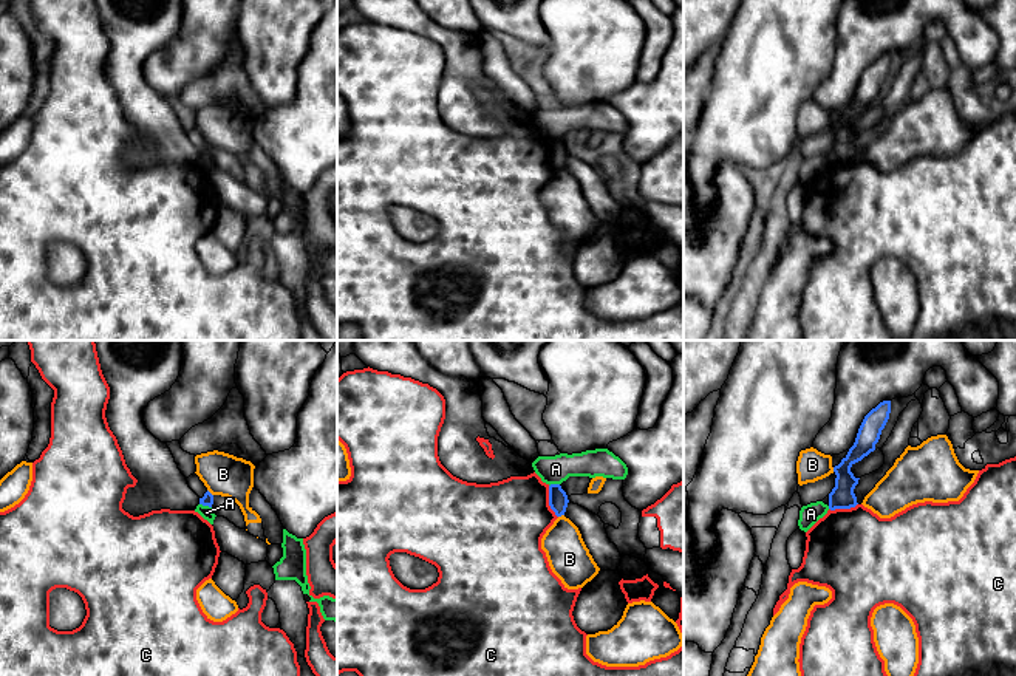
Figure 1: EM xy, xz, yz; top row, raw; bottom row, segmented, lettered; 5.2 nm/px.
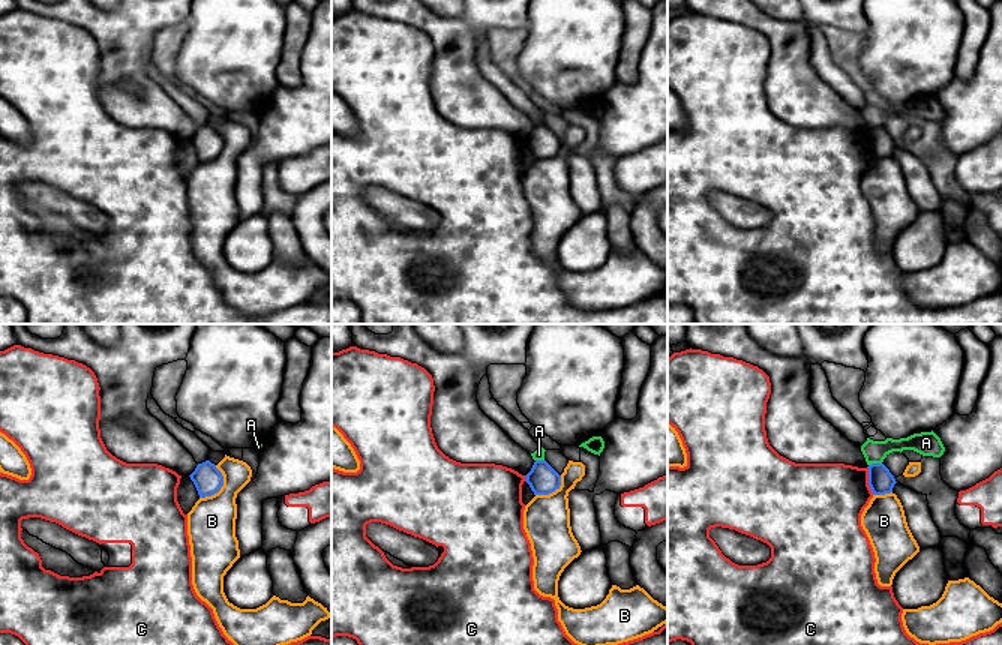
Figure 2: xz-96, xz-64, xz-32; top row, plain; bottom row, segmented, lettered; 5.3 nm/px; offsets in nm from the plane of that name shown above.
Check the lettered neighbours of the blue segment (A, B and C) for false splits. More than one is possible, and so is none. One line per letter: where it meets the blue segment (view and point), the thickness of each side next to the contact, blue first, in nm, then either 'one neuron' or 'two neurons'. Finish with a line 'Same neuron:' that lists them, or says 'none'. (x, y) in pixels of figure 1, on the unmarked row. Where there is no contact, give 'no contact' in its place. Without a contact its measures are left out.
A: contact xy (206, 158); calibres 60 and 70 nm; two neurons
B: contact xy (209, 146); calibres 60 and 220 nm; two neurons
C: contact xz (549, 155); calibres 100 and 420 nm; two neurons
Same neuron: none

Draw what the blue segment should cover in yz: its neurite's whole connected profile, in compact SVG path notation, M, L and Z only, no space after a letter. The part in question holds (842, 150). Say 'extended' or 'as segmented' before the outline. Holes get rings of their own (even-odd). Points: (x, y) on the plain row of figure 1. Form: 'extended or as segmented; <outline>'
as segmented; M891 54L880 56L863 73L855 96L838 119L834 121L837 128L835 141L829 147L829 162L851 162L855 161L857 150L854 147L860 131L855 131L851 121L875 104L891 67Z

